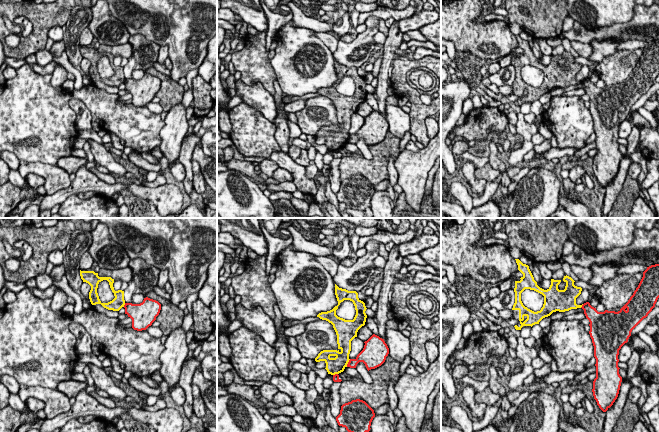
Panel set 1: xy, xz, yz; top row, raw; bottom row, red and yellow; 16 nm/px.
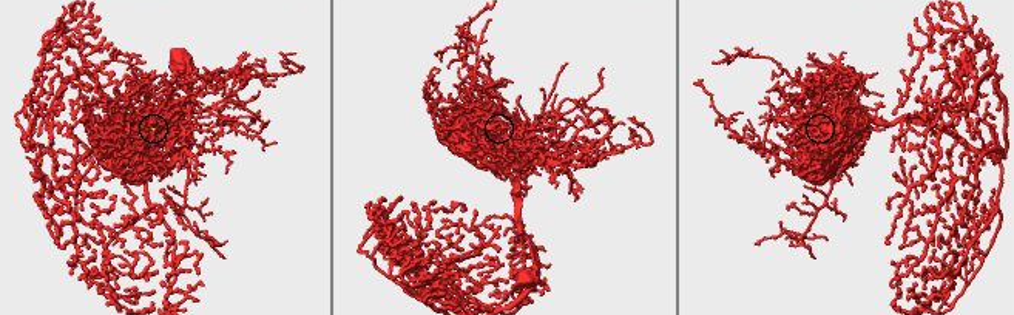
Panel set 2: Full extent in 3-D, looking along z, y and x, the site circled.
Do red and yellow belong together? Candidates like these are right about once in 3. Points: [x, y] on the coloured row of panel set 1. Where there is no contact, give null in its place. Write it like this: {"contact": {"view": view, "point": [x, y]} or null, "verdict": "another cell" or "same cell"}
{"contact": {"view": "xz", "point": [348, 363]}, "verdict": "another cell"}

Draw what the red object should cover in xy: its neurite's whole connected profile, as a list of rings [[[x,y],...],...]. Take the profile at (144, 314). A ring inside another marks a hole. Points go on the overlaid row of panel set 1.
[[[148,297],[140,304],[125,303],[125,314],[132,319],[132,328],[137,331],[146,330],[156,320],[161,304]]]

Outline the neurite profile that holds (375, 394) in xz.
[[[388,355],[381,366],[369,370],[373,379],[371,384],[366,383],[360,375],[351,380],[342,380],[339,388],[341,406],[357,398],[365,401],[372,409],[387,404],[388,385],[391,380],[397,382],[400,372],[401,363]]]

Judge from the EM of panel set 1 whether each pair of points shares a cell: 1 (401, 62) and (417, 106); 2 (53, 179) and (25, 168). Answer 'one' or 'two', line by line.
1: one
2: one

